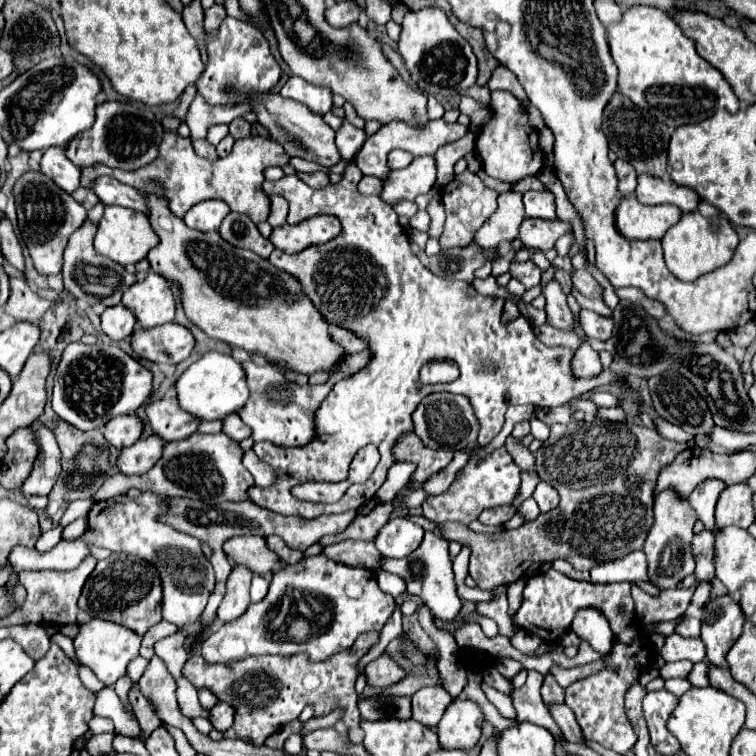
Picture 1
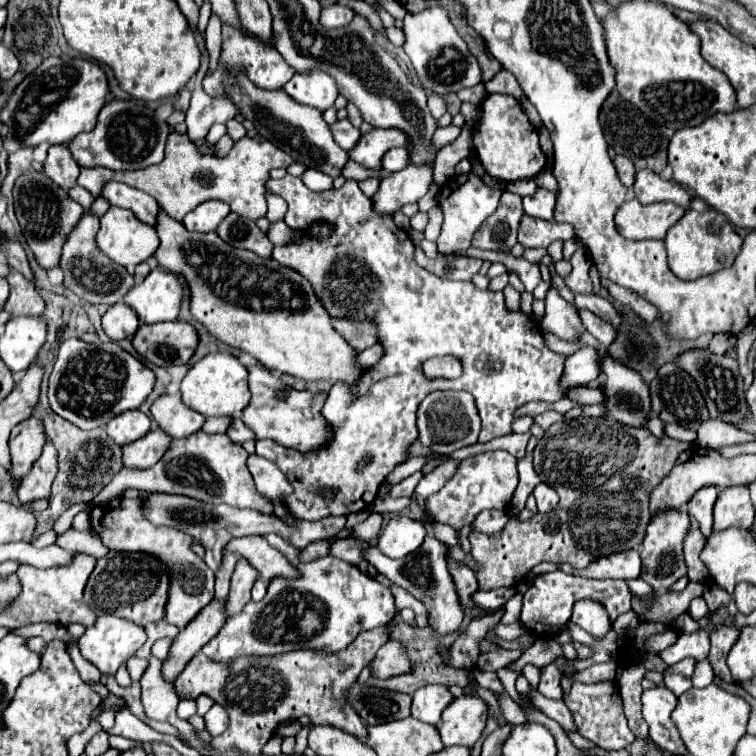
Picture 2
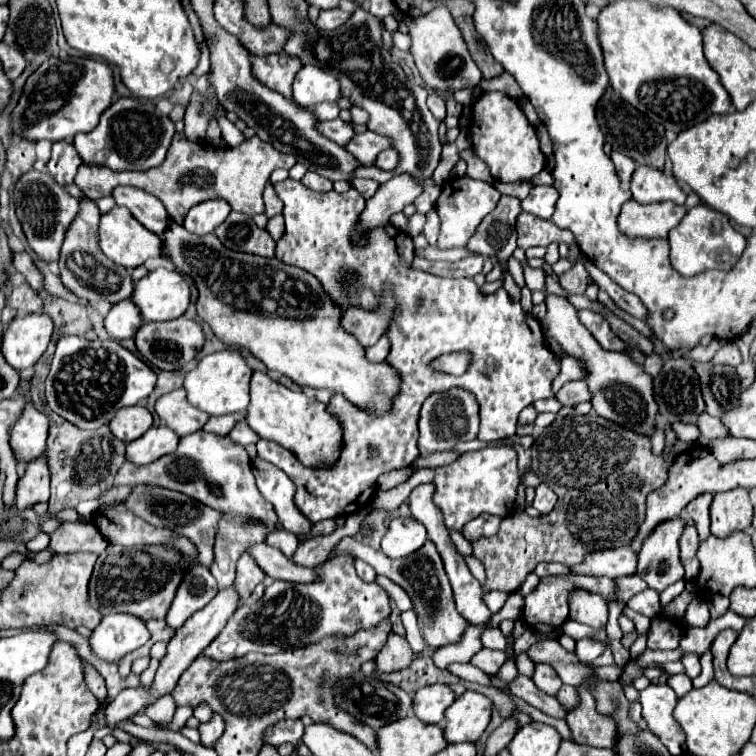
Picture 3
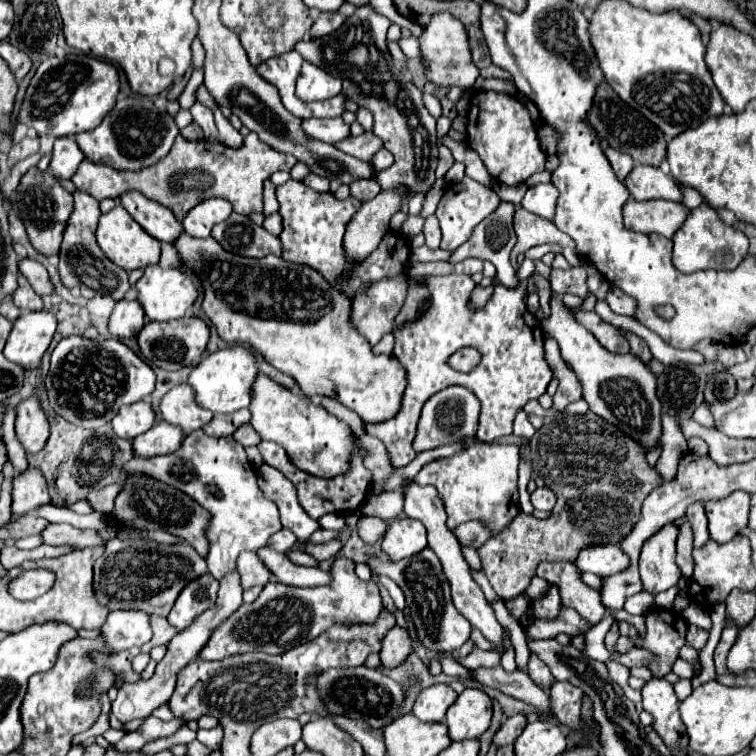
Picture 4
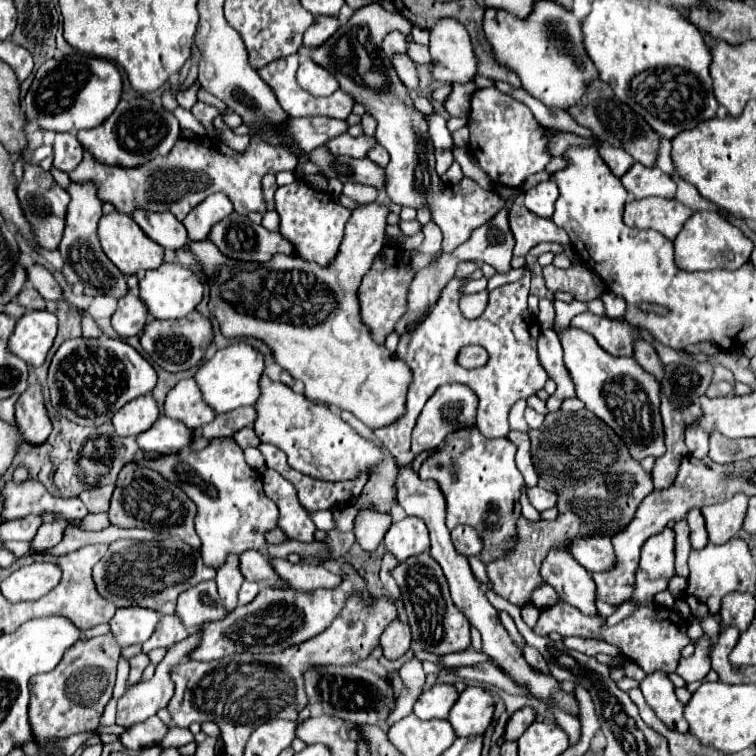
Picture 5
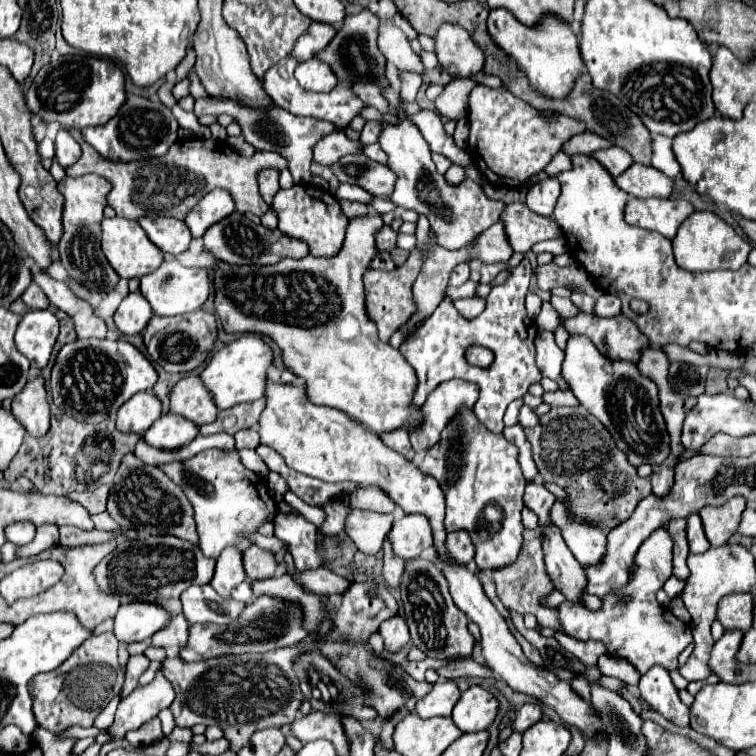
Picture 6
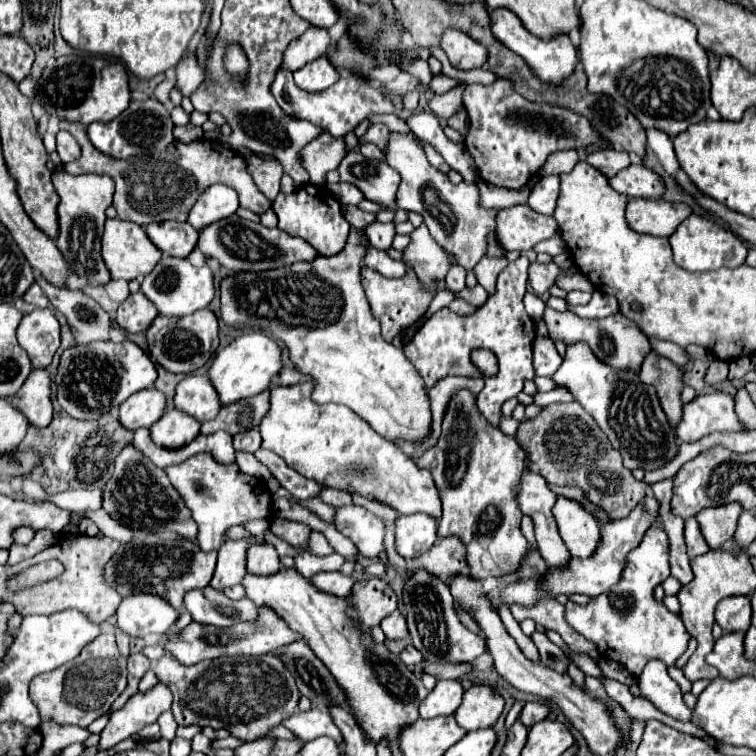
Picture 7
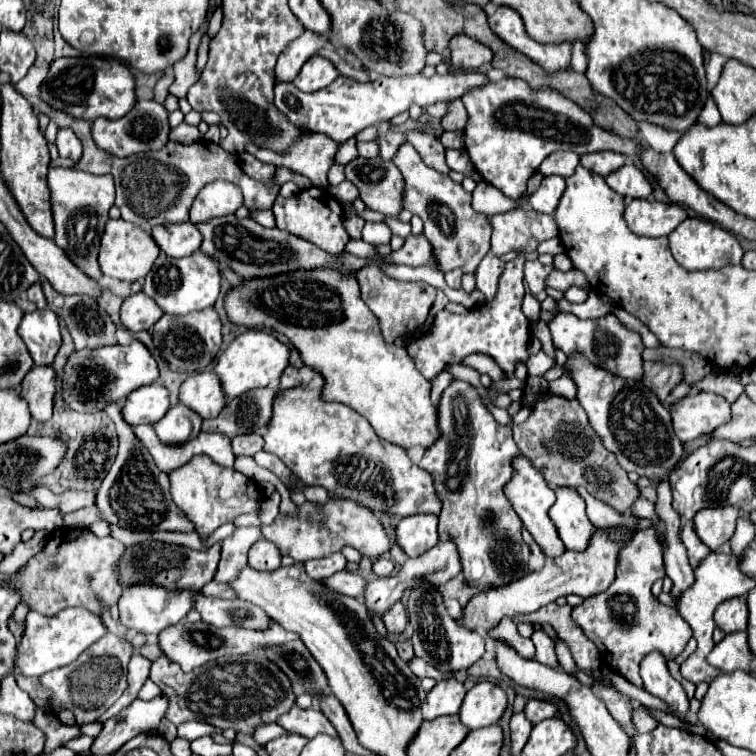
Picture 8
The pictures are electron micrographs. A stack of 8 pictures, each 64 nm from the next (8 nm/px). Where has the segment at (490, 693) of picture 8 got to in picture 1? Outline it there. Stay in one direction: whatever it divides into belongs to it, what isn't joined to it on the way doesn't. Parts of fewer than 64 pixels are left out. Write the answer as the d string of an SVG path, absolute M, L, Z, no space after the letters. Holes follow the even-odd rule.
M454 700L438 724L438 740L446 750L472 750L480 740L482 712L470 700Z

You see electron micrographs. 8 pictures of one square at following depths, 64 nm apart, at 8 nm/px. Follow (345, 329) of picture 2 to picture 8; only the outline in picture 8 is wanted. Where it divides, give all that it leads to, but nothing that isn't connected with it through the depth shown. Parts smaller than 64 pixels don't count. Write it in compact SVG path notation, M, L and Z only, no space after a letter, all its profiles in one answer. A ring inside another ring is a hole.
M376 266L360 268L356 278L360 282L360 290L362 290L362 296L368 304L368 308L374 312L374 316L380 322L380 330L382 330L382 336L386 342L394 342L398 336L406 334L406 330L410 332L410 330L418 328L426 320L426 316L432 308L432 302L436 298L434 286L430 286L426 282L392 280L386 274L382 274Z

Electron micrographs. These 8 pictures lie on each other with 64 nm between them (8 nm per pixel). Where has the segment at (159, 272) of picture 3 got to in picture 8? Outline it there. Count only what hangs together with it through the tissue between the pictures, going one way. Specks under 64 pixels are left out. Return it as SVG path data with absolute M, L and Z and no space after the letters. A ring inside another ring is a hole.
M196 252L190 258L180 258L180 260L160 254L144 280L142 292L148 294L166 314L172 316L190 314L194 310L204 310L208 306L214 306L220 292L220 272L212 264L212 260L202 252ZM192 262L196 262L196 266Z

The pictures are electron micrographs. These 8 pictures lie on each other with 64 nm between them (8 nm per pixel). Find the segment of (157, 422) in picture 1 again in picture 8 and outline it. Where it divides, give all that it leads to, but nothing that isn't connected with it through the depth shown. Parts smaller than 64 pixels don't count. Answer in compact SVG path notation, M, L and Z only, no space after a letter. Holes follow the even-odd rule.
M206 370L198 374L190 374L180 386L180 404L194 410L200 418L216 418L216 414L224 408L226 400L220 388L220 380L216 374Z

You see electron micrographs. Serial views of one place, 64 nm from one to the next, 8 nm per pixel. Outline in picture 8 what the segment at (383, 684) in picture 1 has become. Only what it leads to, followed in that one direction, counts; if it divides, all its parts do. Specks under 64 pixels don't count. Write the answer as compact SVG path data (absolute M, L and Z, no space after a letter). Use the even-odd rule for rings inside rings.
M398 602L396 608L392 608L392 612L386 612L382 616L382 620L386 624L388 634L402 634L404 628L406 628L406 610L404 610L404 606Z

